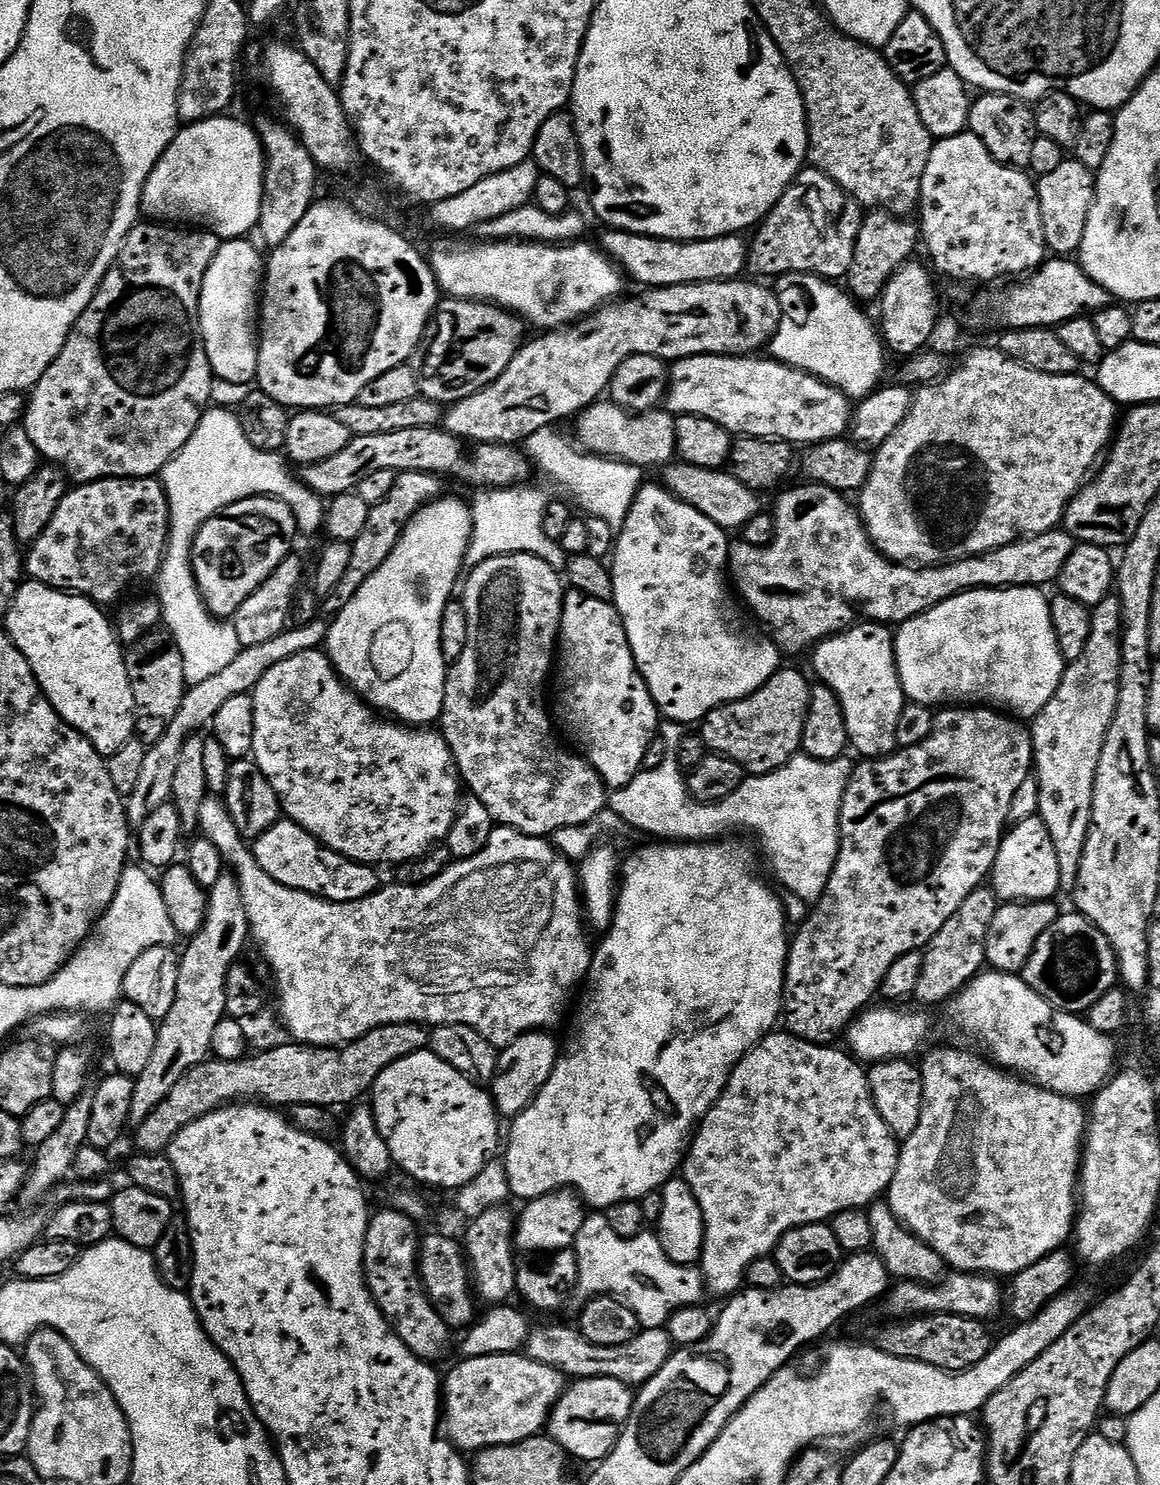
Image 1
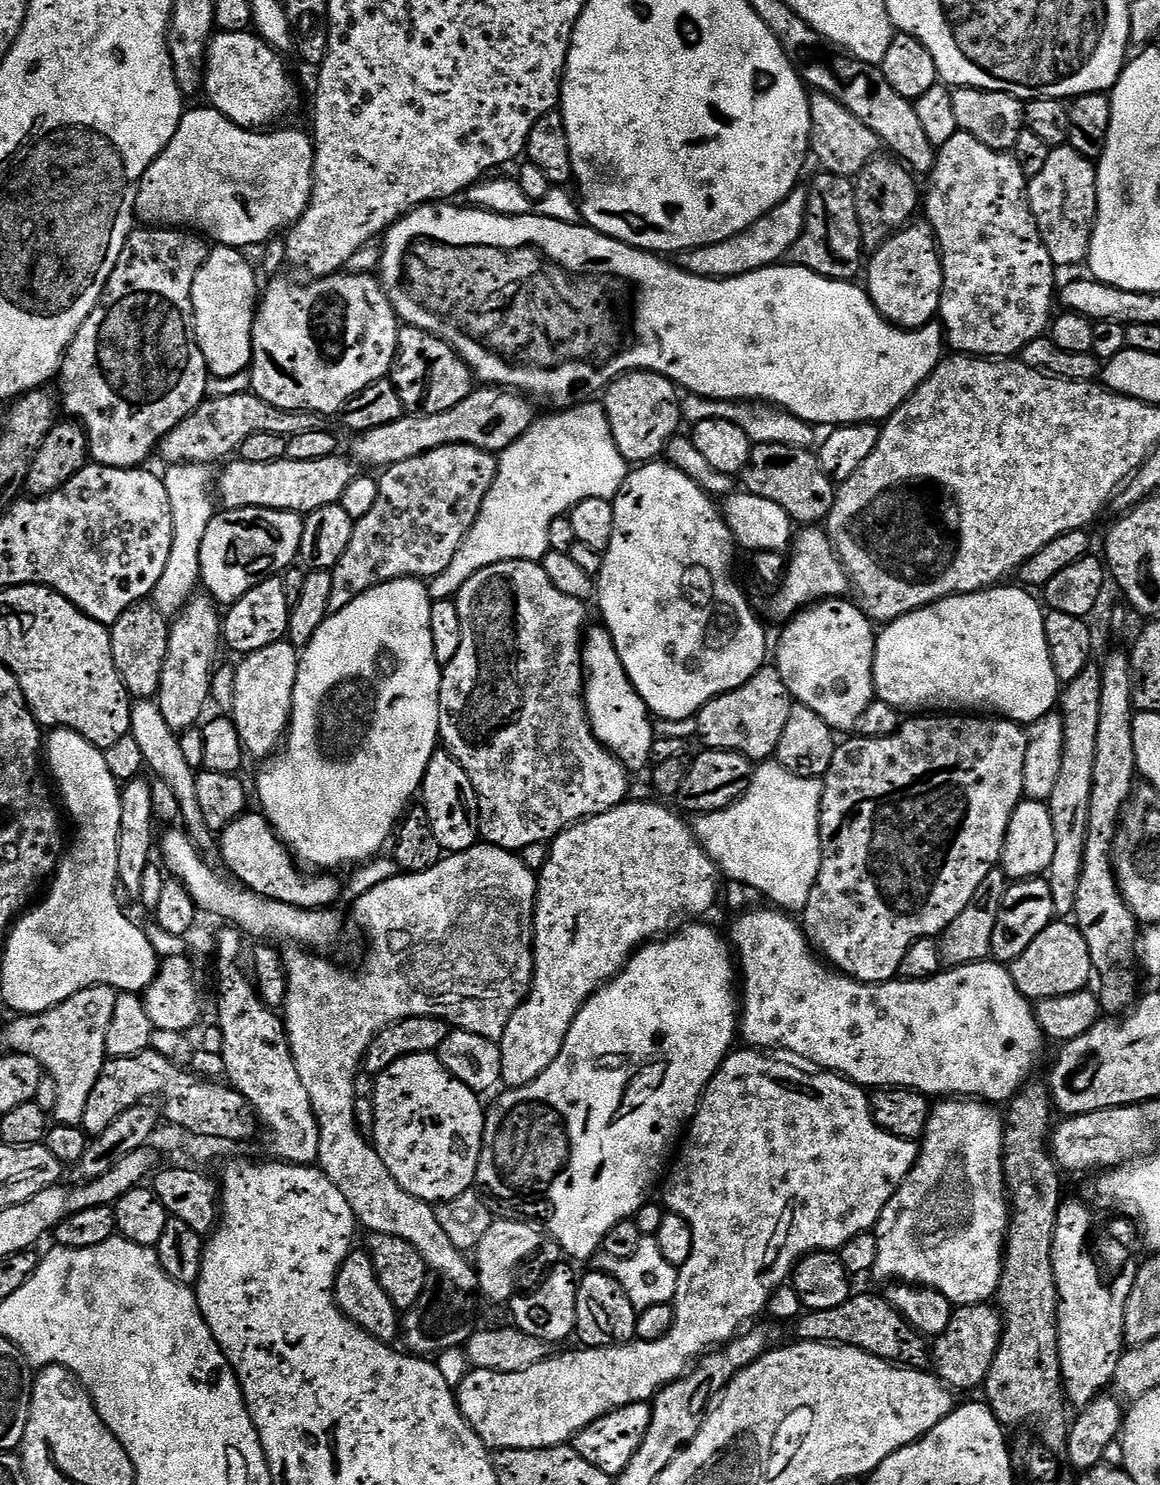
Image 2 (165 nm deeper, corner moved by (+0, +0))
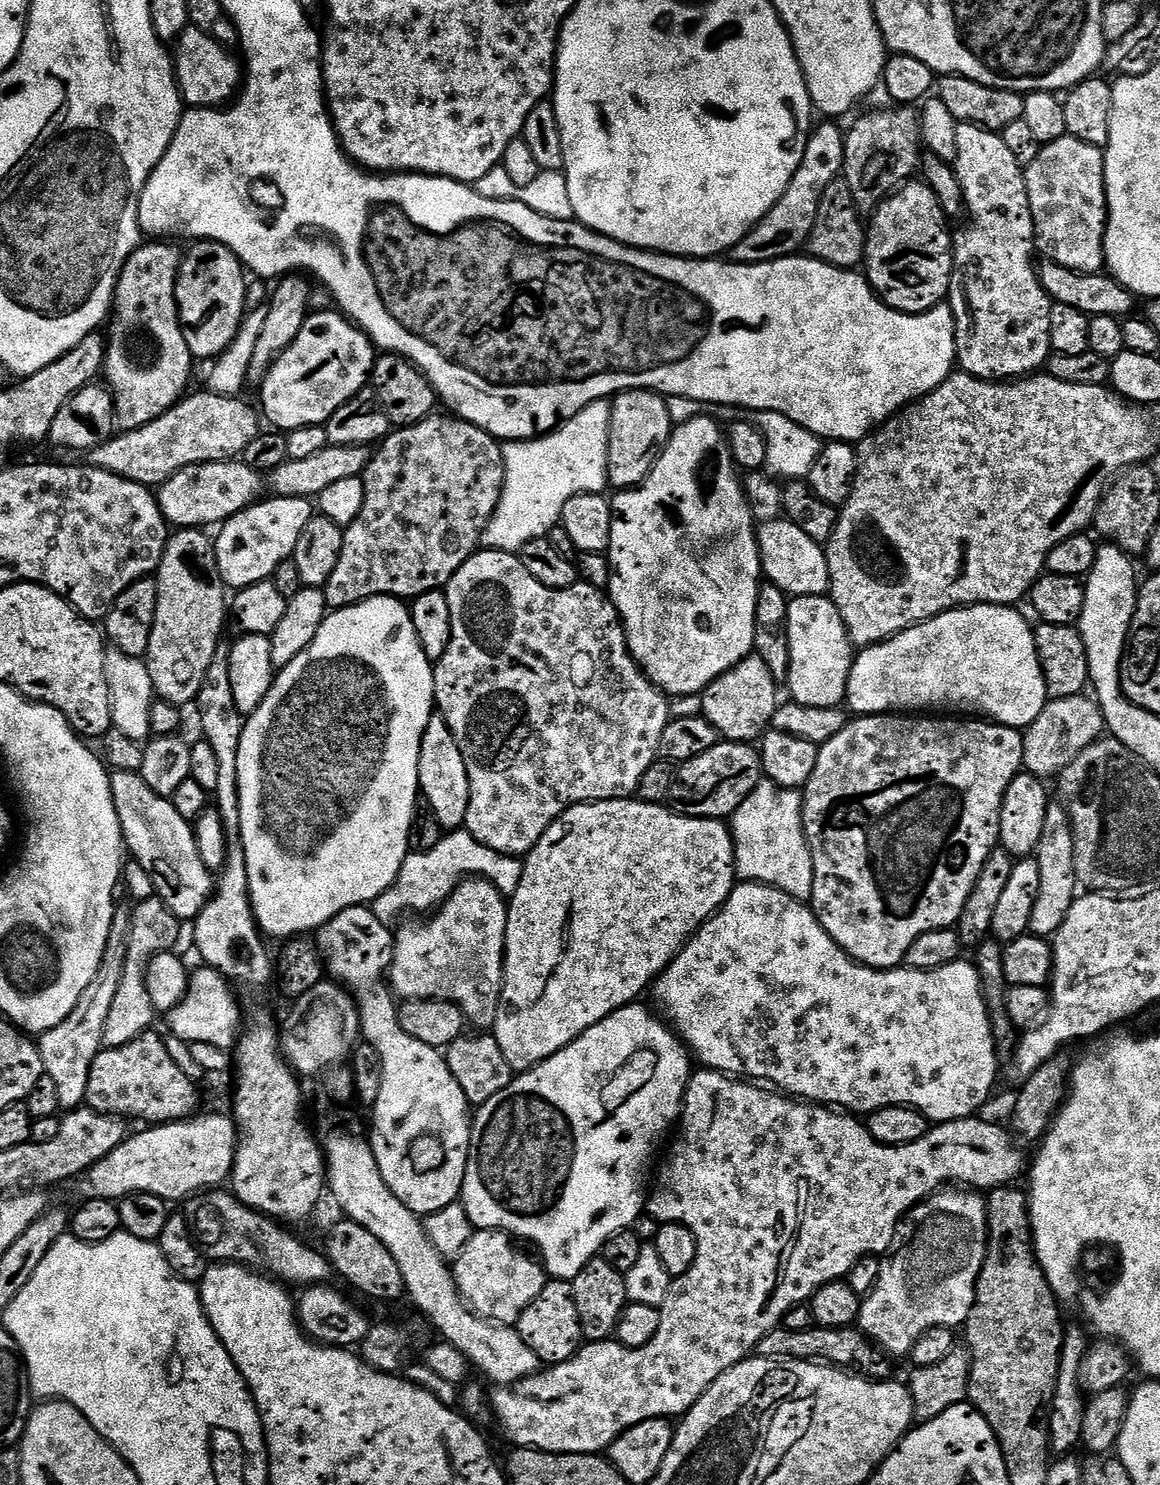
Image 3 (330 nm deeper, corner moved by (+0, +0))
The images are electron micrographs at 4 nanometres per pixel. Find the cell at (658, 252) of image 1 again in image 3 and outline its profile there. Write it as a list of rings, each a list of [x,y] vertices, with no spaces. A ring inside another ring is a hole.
[[[820,122],[808,137],[806,154],[802,154],[802,166],[794,174],[786,194],[732,247],[730,256],[738,264],[761,264],[774,262],[787,256],[795,256],[807,245],[818,218],[818,206],[822,206],[822,194],[826,186],[834,182],[844,170],[844,134],[836,122]]]

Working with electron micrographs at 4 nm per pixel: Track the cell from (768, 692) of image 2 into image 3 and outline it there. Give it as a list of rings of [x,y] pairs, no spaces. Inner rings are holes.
[[[758,655],[747,656],[738,666],[726,670],[699,697],[702,715],[711,722],[725,741],[734,744],[752,744],[769,731],[778,707],[776,700],[778,681],[770,674],[770,666]]]

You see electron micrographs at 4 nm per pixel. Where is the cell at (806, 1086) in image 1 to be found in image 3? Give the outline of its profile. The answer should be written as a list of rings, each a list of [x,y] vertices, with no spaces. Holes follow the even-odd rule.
[[[696,1070],[693,1071],[691,1078],[688,1080],[688,1086],[684,1093],[684,1106],[682,1109],[682,1119],[678,1124],[678,1132],[680,1128],[680,1137],[676,1140],[676,1145],[672,1148],[672,1153],[668,1156],[668,1161],[664,1164],[664,1169],[660,1172],[660,1177],[656,1180],[656,1185],[653,1186],[652,1192],[650,1188],[650,1195],[646,1200],[646,1212],[647,1215],[652,1216],[658,1220],[660,1224],[681,1224],[686,1226],[690,1230],[690,1234],[694,1234],[694,1242],[696,1243],[696,1257],[694,1258],[694,1266],[690,1266],[690,1270],[686,1270],[686,1274],[675,1277],[673,1279],[670,1290],[666,1294],[663,1304],[660,1305],[660,1325],[658,1326],[658,1334],[654,1334],[654,1338],[650,1338],[650,1342],[646,1346],[641,1348],[627,1348],[624,1344],[617,1342],[615,1339],[611,1340],[593,1340],[585,1343],[581,1347],[580,1351],[574,1354],[574,1358],[570,1358],[566,1362],[561,1364],[554,1364],[545,1367],[543,1370],[536,1373],[535,1376],[528,1376],[525,1380],[518,1381],[517,1384],[510,1384],[507,1386],[500,1386],[491,1393],[490,1403],[492,1405],[492,1411],[494,1413],[495,1423],[500,1423],[500,1428],[504,1431],[504,1436],[509,1440],[509,1445],[518,1448],[537,1448],[543,1452],[565,1452],[566,1454],[600,1454],[603,1453],[613,1442],[620,1437],[626,1430],[630,1430],[634,1426],[638,1426],[642,1422],[647,1420],[653,1420],[654,1418],[680,1418],[684,1413],[689,1412],[694,1406],[694,1402],[698,1402],[698,1398],[702,1398],[702,1394],[706,1394],[706,1390],[718,1379],[722,1374],[726,1374],[726,1370],[730,1370],[736,1364],[741,1364],[742,1361],[749,1359],[753,1355],[755,1348],[758,1346],[758,1342],[762,1342],[762,1338],[766,1334],[770,1334],[770,1330],[781,1327],[784,1322],[784,1316],[792,1308],[797,1308],[800,1304],[808,1304],[811,1301],[814,1293],[817,1292],[822,1286],[826,1286],[830,1282],[835,1280],[844,1280],[850,1269],[854,1266],[854,1262],[858,1262],[864,1256],[871,1256],[873,1254],[884,1254],[893,1247],[896,1239],[896,1233],[900,1227],[900,1221],[904,1219],[906,1213],[917,1204],[920,1204],[924,1200],[927,1200],[929,1196],[933,1196],[934,1193],[941,1191],[945,1186],[967,1186],[972,1190],[991,1190],[1001,1186],[1011,1185],[1014,1180],[1020,1176],[1023,1177],[1026,1172],[1026,1160],[1024,1164],[1024,1156],[1020,1153],[1021,1145],[1014,1139],[1013,1133],[1009,1131],[1007,1127],[1004,1128],[1000,1124],[991,1124],[988,1120],[980,1120],[981,1118],[969,1118],[967,1120],[951,1120],[945,1124],[936,1124],[929,1127],[928,1133],[922,1138],[918,1138],[918,1142],[910,1142],[909,1144],[903,1144],[902,1146],[890,1146],[889,1144],[879,1144],[873,1136],[868,1133],[867,1127],[863,1123],[860,1124],[855,1115],[845,1114],[840,1110],[833,1110],[831,1107],[822,1104],[813,1104],[811,1102],[805,1102],[799,1098],[793,1098],[787,1094],[781,1094],[776,1090],[769,1090],[767,1087],[761,1086],[756,1082],[749,1082],[744,1078],[733,1078],[723,1072],[713,1072],[711,1070]]]

